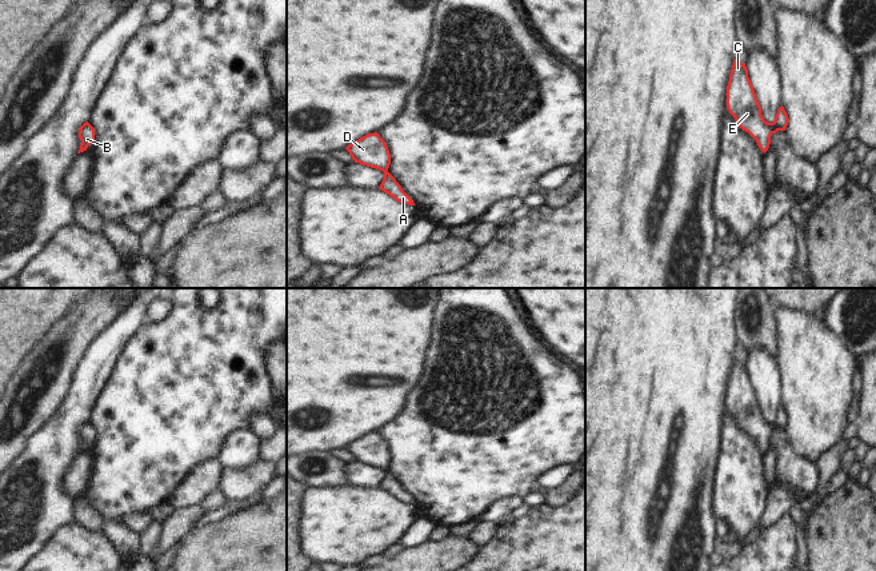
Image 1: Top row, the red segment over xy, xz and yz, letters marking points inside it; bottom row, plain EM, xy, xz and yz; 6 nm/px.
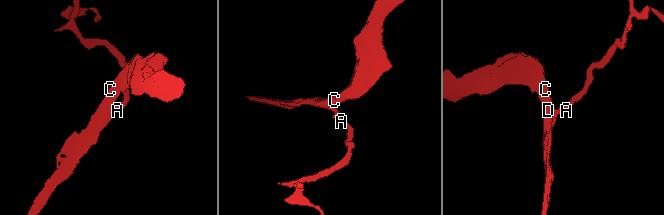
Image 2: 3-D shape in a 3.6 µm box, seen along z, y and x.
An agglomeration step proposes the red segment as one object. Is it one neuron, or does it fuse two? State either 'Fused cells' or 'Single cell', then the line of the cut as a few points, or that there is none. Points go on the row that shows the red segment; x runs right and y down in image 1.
Single cell. No split

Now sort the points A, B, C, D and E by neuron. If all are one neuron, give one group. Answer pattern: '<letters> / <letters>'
A B C D E

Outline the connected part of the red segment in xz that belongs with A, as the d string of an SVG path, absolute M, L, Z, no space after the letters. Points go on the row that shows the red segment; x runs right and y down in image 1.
M377 132L368 133L345 148L355 163L376 168L384 172L384 179L379 189L392 196L396 201L415 205L413 200L403 191L401 185L388 172L391 164L391 153L385 141Z

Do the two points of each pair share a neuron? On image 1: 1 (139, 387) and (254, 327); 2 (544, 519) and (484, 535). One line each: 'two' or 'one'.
1: one
2: two

